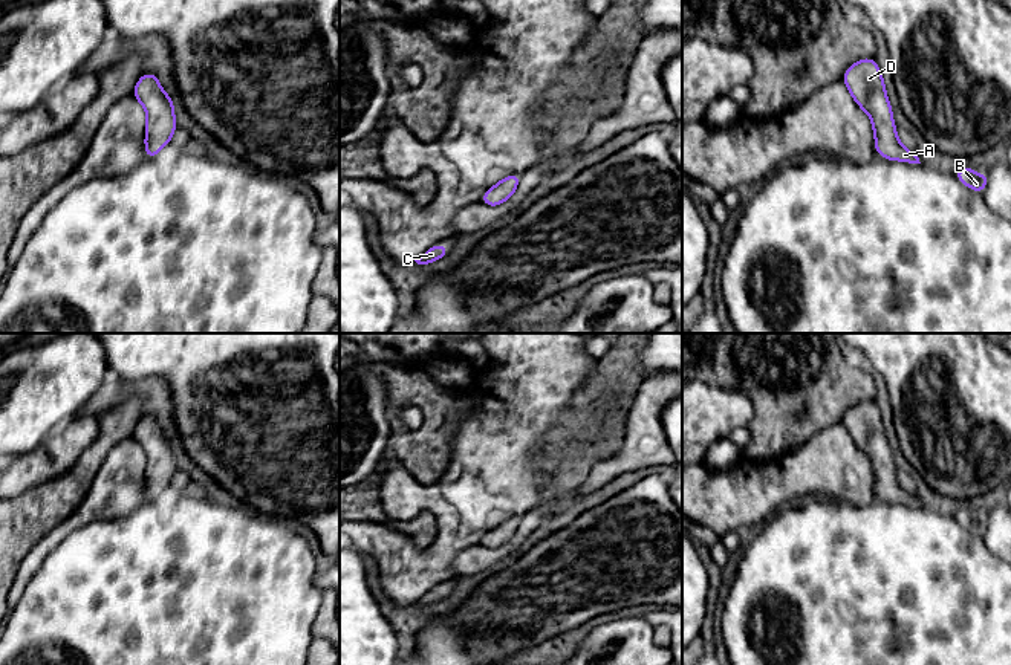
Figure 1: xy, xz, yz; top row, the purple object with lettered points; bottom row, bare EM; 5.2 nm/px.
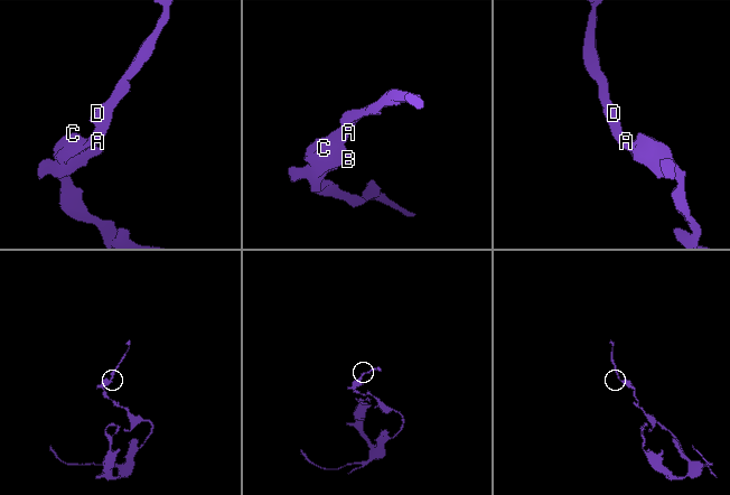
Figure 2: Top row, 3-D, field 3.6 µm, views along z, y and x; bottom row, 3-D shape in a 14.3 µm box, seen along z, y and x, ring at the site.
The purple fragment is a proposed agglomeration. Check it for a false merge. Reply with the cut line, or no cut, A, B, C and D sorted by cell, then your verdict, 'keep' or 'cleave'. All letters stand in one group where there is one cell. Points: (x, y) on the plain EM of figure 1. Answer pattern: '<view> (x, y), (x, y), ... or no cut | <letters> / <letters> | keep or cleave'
no cut | A B C D | keep

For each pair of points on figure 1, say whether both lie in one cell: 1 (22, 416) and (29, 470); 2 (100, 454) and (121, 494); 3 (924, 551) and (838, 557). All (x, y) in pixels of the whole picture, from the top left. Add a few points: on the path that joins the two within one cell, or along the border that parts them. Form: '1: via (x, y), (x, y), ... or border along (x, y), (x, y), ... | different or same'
1: border along (54, 428), (34, 448), (16, 456) | different
2: border along (130, 437), (124, 437), (109, 453), (91, 485) | different
3: via (903, 552), (860, 552) | same

